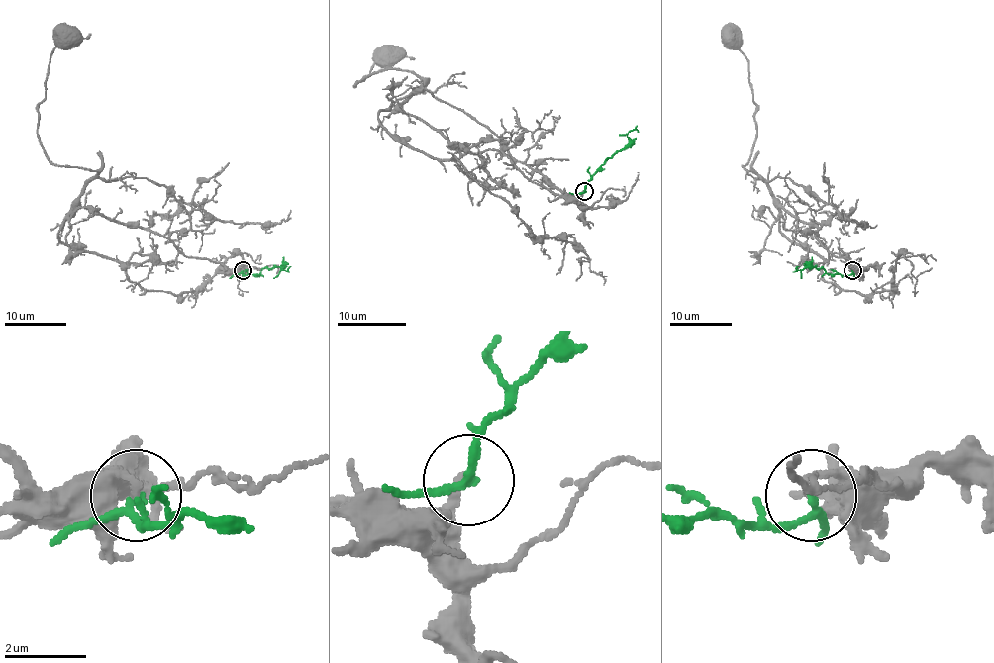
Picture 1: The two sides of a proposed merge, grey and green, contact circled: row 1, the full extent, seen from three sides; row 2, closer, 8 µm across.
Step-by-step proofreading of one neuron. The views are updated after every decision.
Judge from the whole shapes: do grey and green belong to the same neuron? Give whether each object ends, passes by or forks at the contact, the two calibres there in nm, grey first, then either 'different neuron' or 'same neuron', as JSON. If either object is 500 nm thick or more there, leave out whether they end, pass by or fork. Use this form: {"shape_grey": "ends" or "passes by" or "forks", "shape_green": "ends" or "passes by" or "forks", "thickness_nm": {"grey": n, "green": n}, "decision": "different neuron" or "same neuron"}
{"shape_grey": "ends", "shape_green": "passes by", "thickness_nm": {"grey": 150, "green": 150}, "decision": "different neuron"}

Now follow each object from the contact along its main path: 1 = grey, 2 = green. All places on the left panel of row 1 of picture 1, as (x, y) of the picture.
1: (243, 270), (185, 256), (166, 237), (80, 204), (97, 173), (59, 166), (37, 133), (50, 53), (66, 37)
2: (243, 270), (245, 275), (258, 273), (264, 267), (281, 267), (283, 270), (291, 266)

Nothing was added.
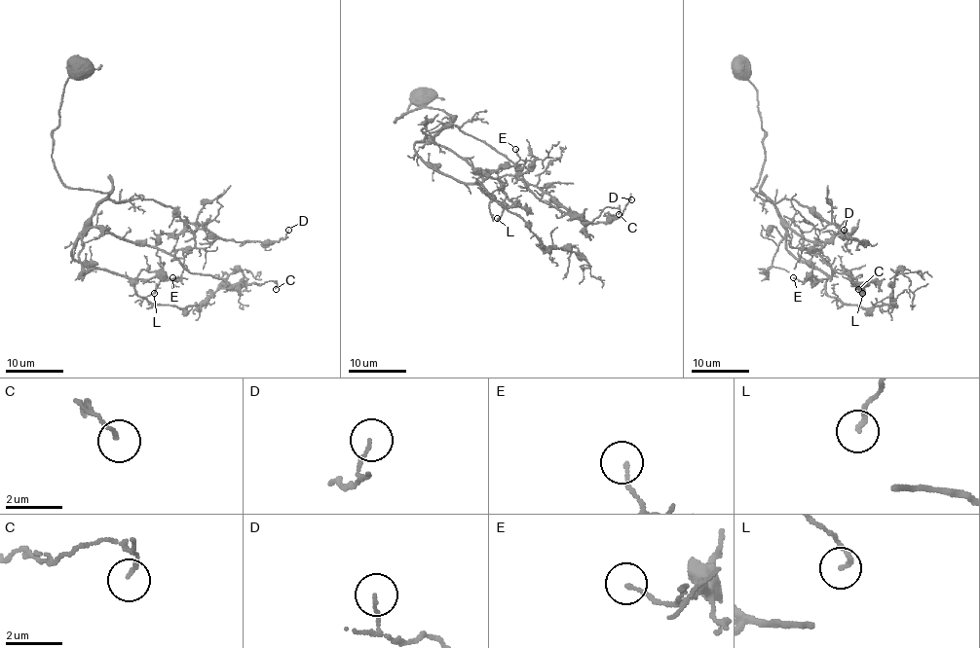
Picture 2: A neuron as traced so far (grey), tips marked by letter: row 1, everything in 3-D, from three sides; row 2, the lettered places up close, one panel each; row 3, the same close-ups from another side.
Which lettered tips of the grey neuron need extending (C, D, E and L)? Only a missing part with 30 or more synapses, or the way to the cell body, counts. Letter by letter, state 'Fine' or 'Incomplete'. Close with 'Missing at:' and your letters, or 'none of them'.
C: Fine
D: Fine
E: Fine
L: Fine
Missing at: none of them

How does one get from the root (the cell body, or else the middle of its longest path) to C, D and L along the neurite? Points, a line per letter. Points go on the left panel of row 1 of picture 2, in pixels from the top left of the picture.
C: (79, 68), (52, 161), (67, 186), (107, 195), (92, 224), (191, 272), (276, 289)
D: (79, 68), (53, 131), (52, 161), (67, 186), (116, 202), (154, 199), (226, 239), (278, 241), (288, 230)
L: (79, 68), (64, 87), (52, 161), (67, 186), (107, 195), (71, 257), (132, 278), (157, 271), (154, 293)

